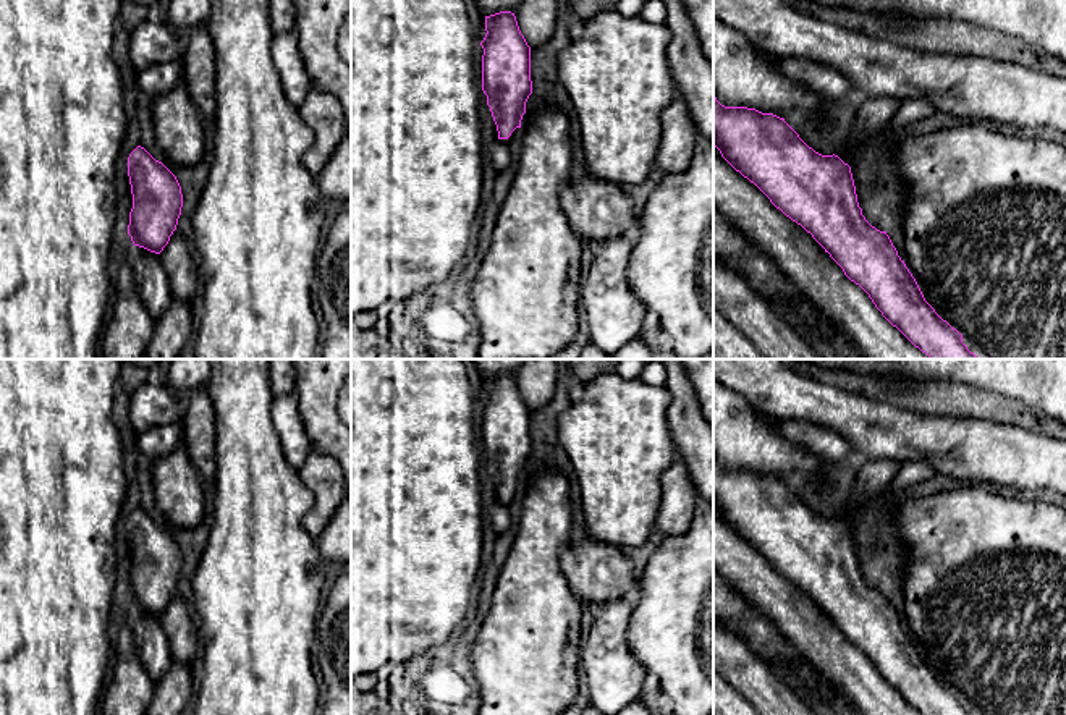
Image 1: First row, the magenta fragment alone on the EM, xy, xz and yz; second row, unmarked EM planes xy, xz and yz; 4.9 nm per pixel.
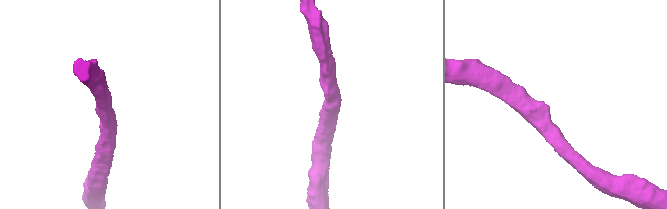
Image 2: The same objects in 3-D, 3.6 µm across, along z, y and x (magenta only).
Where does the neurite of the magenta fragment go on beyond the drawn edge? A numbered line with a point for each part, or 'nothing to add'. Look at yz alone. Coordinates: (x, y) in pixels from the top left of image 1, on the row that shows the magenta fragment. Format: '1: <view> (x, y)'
1: yz (875, 112)

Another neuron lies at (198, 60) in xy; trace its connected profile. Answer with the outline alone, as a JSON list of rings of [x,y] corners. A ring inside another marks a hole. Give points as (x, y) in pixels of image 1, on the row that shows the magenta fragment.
[[[205,24],[189,29],[180,61],[184,87],[196,108],[205,121],[212,121],[217,110],[217,68],[214,42]]]

